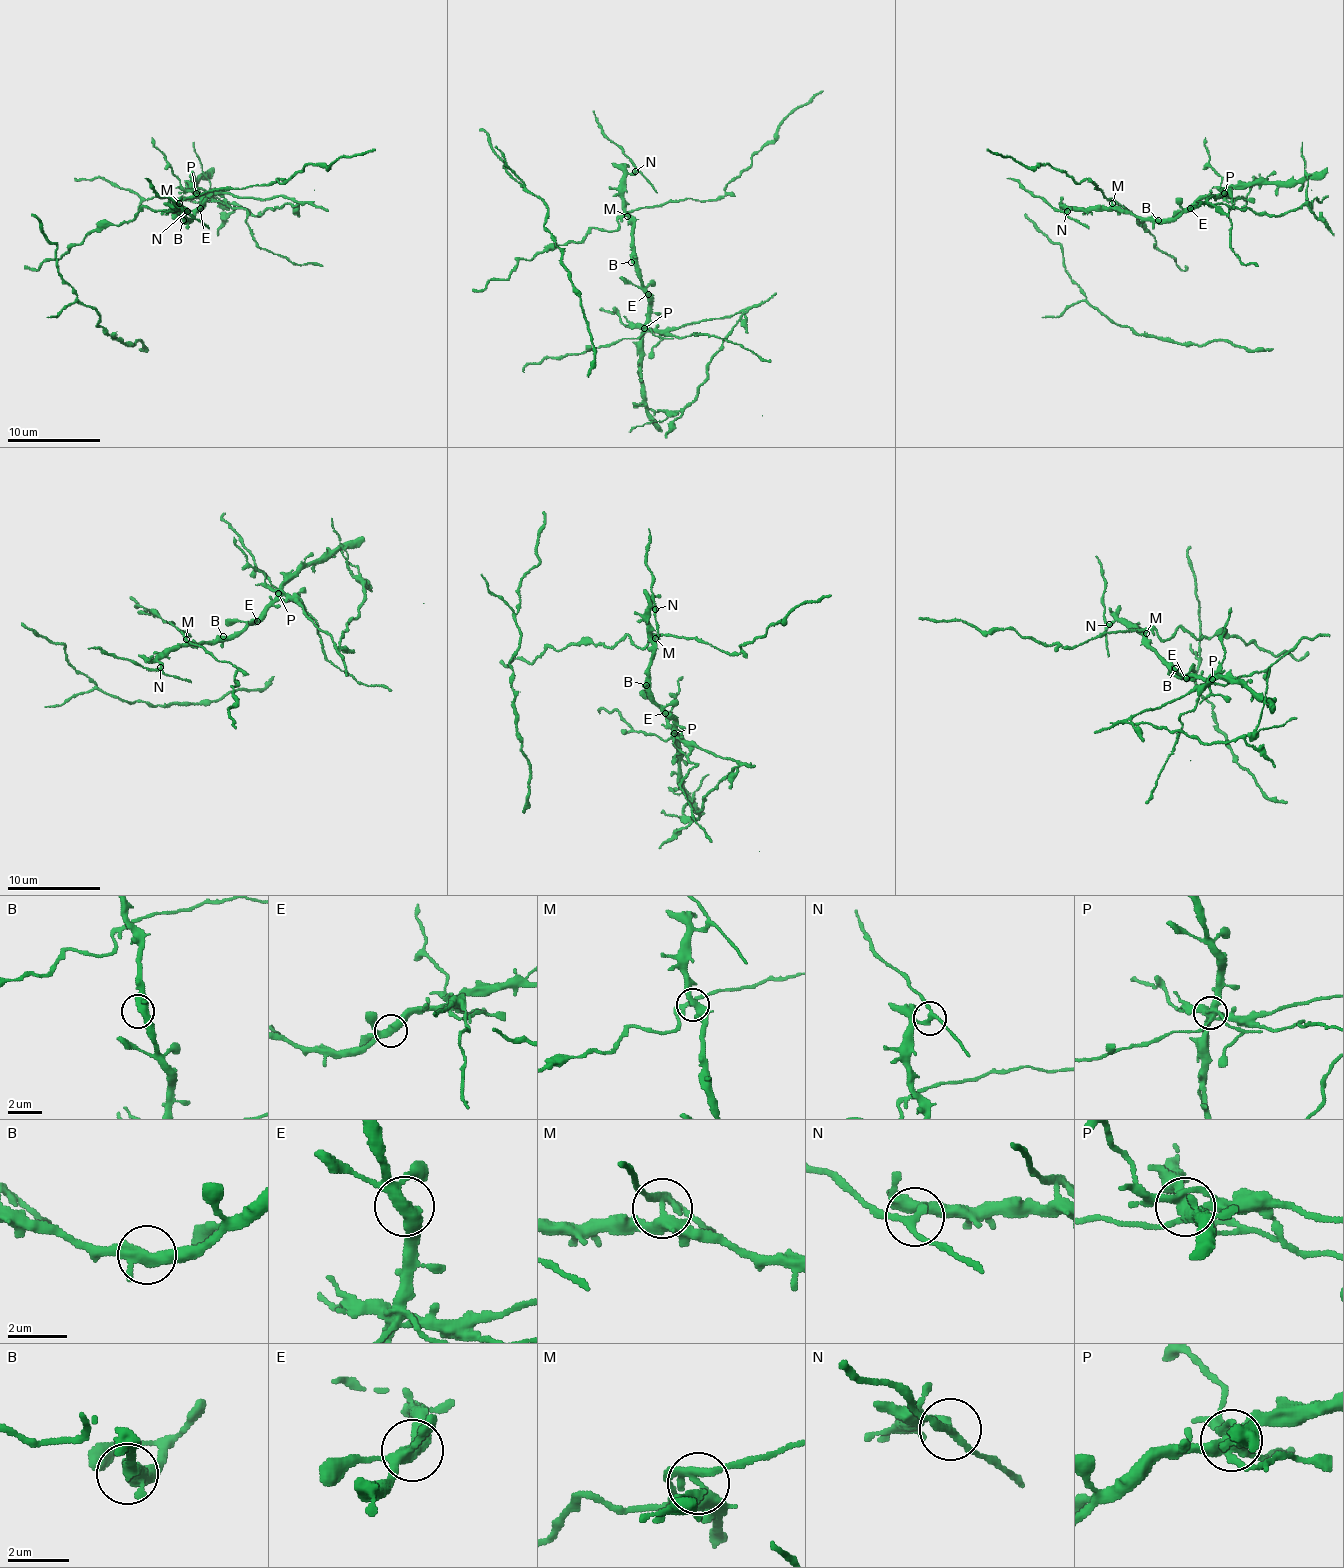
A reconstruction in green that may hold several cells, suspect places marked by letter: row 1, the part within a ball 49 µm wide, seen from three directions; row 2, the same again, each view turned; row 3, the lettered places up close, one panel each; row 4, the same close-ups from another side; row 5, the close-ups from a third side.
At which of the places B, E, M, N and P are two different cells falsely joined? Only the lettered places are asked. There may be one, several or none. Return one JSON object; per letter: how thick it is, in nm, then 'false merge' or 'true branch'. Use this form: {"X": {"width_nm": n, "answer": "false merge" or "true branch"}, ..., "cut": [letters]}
{"B": {"width_nm": 360, "answer": "true branch"}, "E": {"width_nm": 360, "answer": "true branch"}, "M": {"width_nm": 320, "answer": "false merge"}, "N": {"width_nm": 200, "answer": "false merge"}, "P": {"width_nm": 440, "answer": "false merge"}, "cut": ["M", "N", "P"]}

